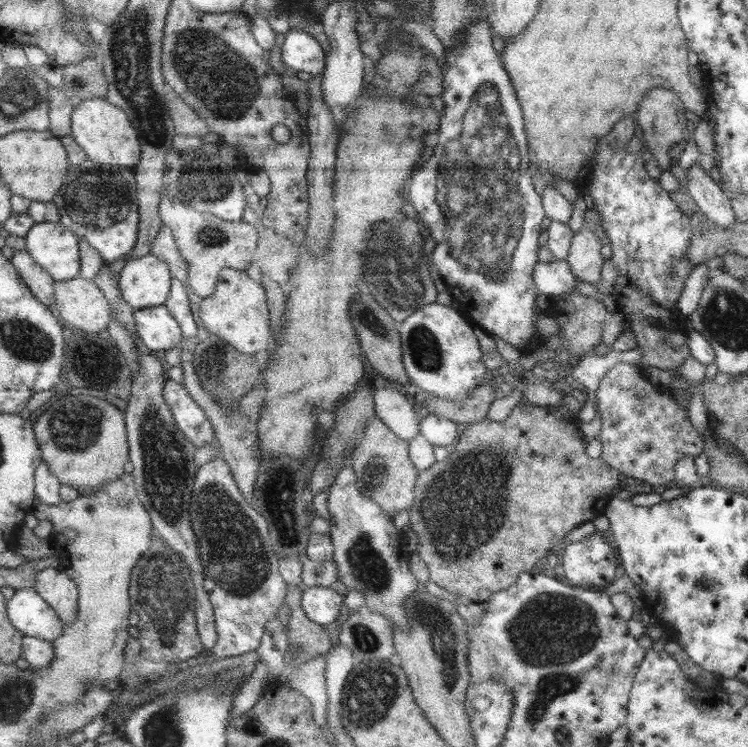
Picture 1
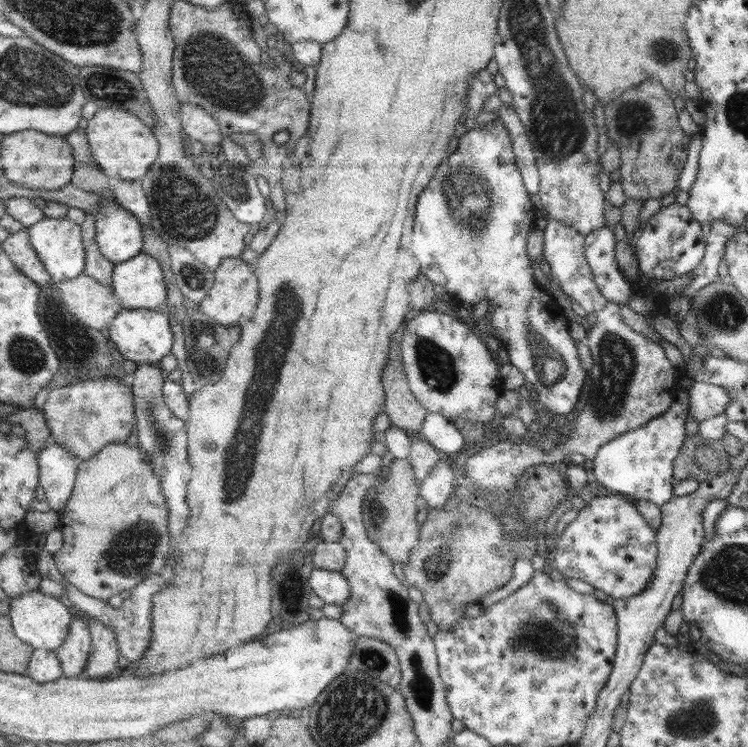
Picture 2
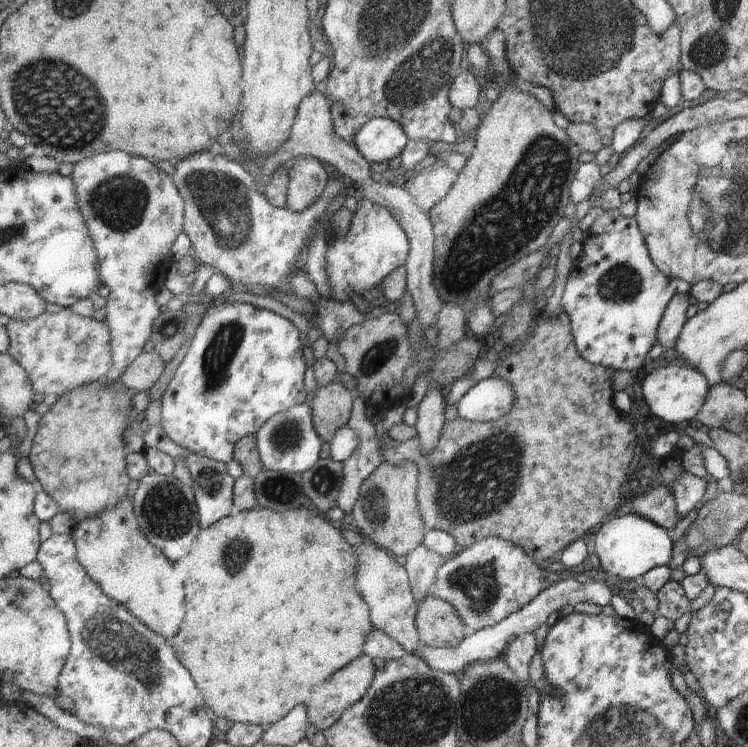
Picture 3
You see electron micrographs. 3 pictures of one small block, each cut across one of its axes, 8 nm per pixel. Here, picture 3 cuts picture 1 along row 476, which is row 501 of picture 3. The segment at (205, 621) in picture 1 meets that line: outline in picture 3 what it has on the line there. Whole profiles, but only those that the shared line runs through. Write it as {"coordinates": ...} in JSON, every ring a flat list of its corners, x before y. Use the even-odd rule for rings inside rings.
{"coordinates":[[151,472,139,481,133,500,135,514,147,540,150,540,151,544,170,561,179,561,189,556,195,539,202,530,199,526,199,512,197,512,193,488,172,474,160,475]]}

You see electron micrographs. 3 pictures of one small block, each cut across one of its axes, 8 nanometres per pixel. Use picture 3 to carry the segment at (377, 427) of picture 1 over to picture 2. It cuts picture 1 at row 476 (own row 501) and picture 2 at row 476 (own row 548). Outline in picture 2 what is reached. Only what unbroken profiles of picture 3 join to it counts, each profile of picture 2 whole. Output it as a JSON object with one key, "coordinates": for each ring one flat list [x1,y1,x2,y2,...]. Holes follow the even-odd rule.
{"coordinates":[[393,458,381,470,382,482,365,497,363,516,370,539,375,541,380,550,391,557,397,564,410,564,414,548,420,544,421,531,418,512,424,501,421,496,421,483,416,477,414,466,408,459]]}

